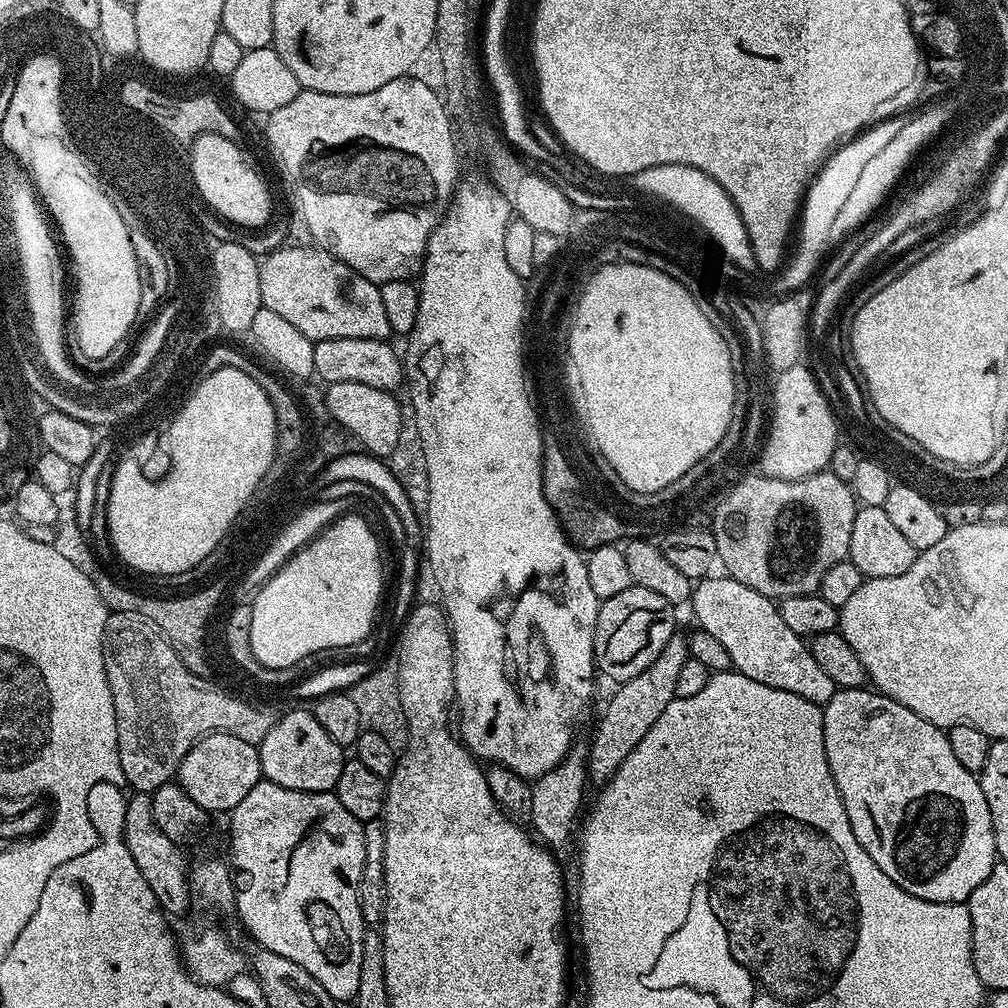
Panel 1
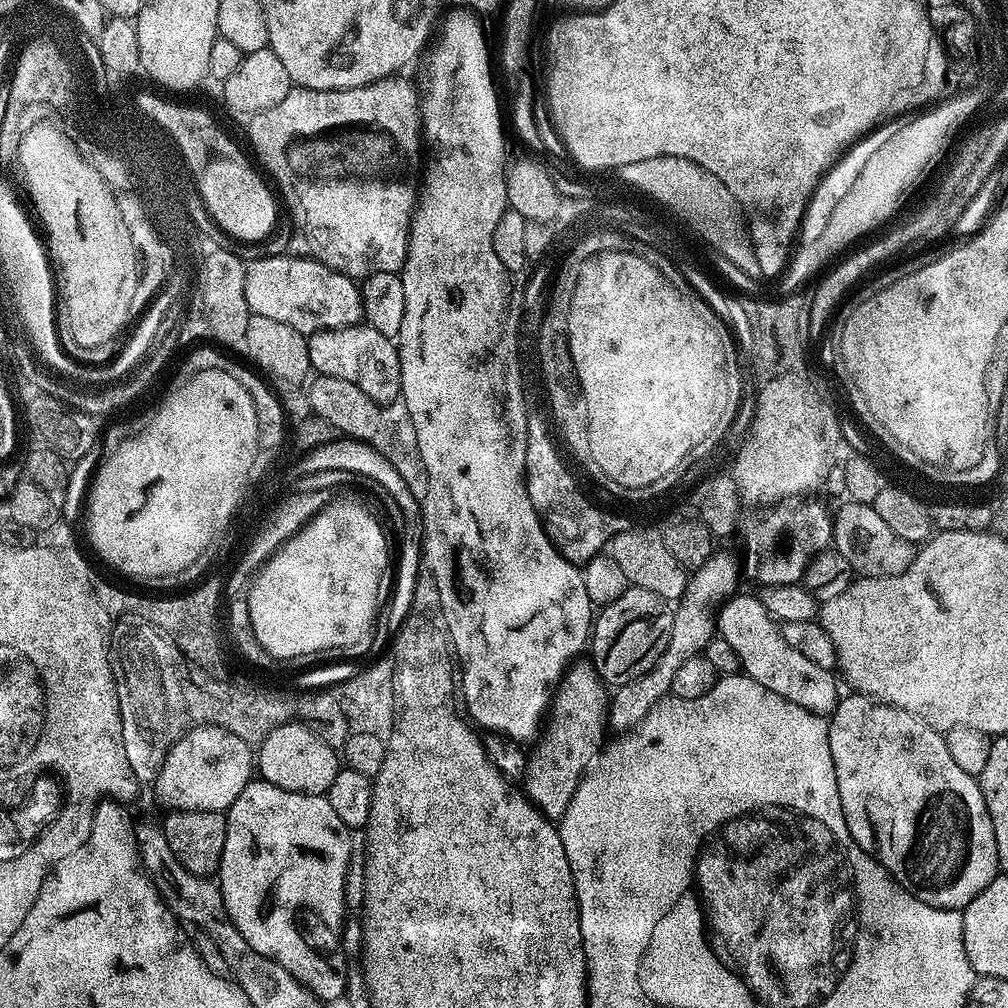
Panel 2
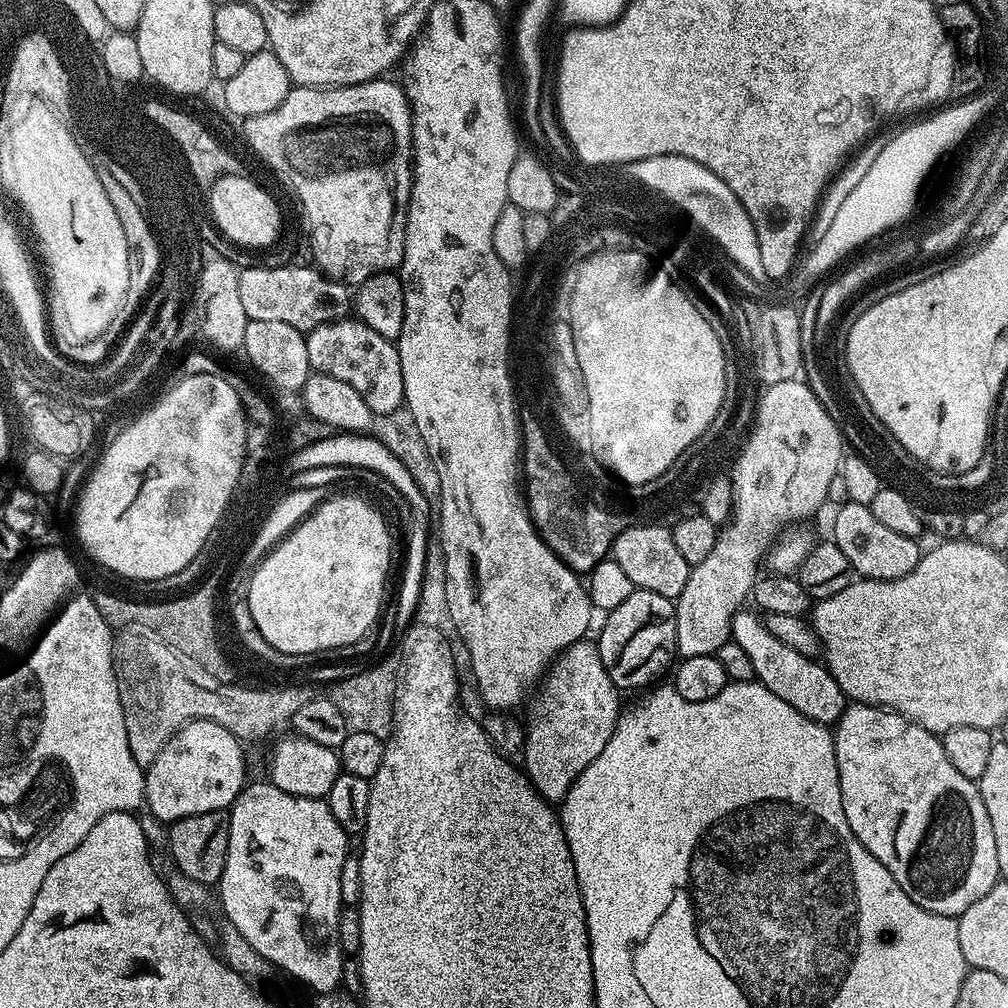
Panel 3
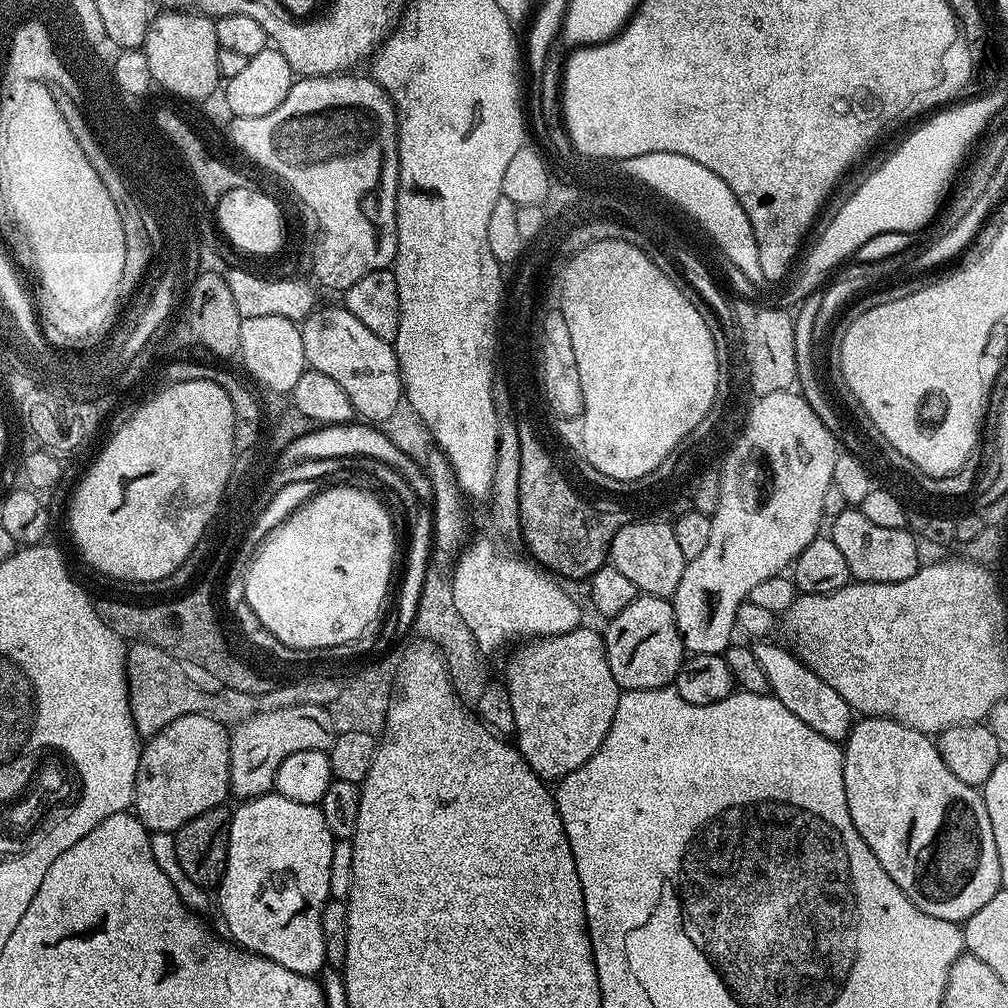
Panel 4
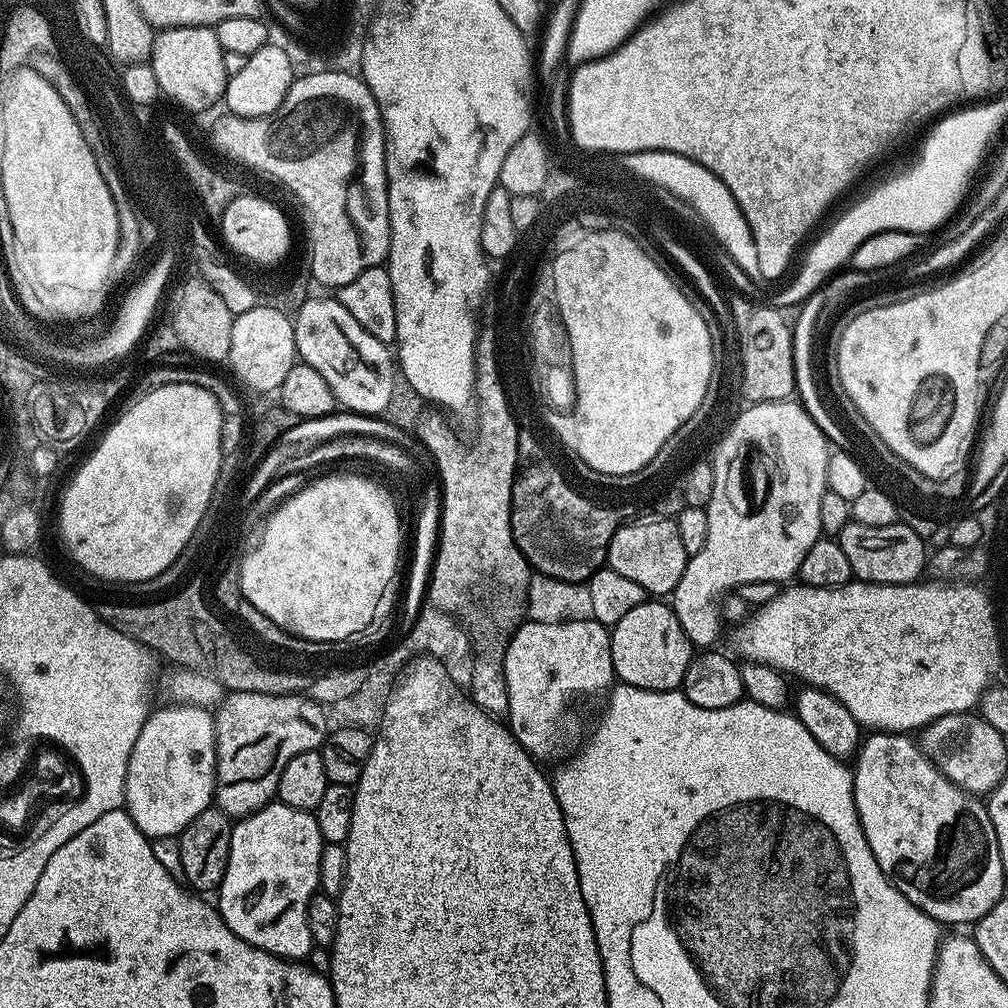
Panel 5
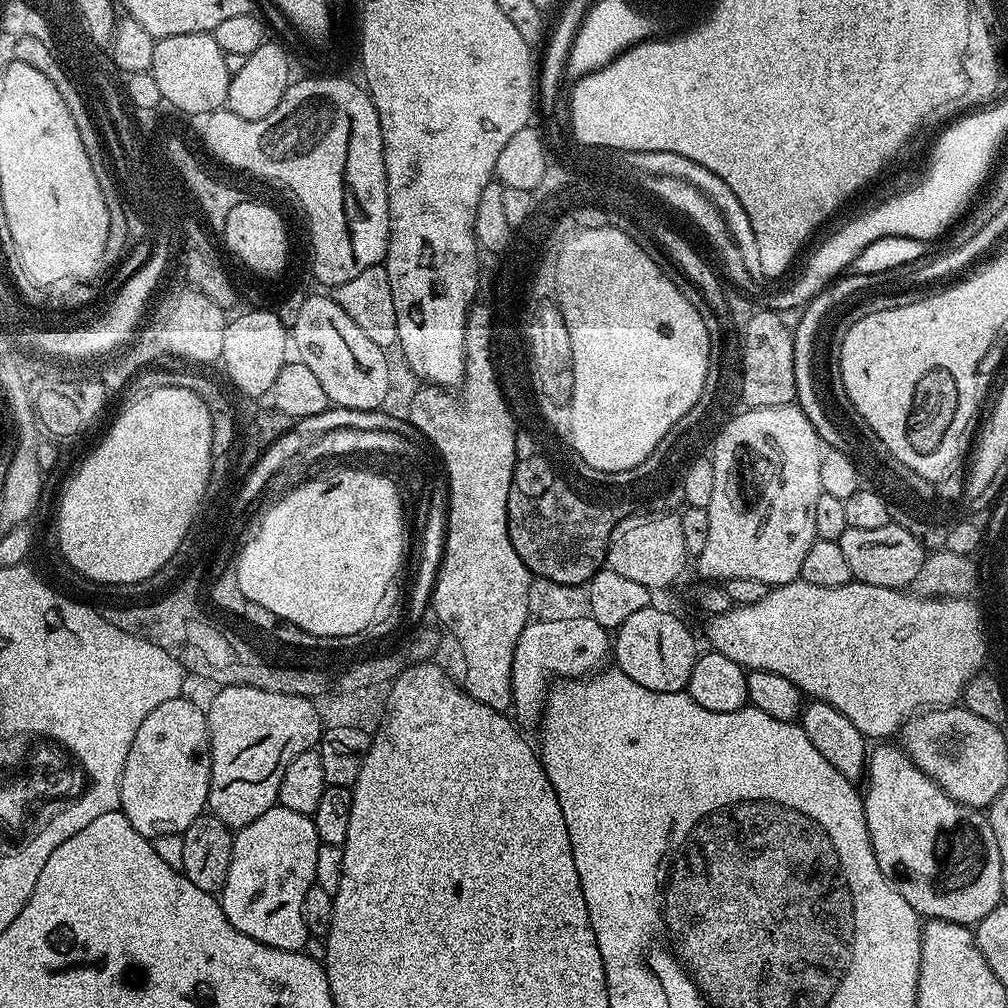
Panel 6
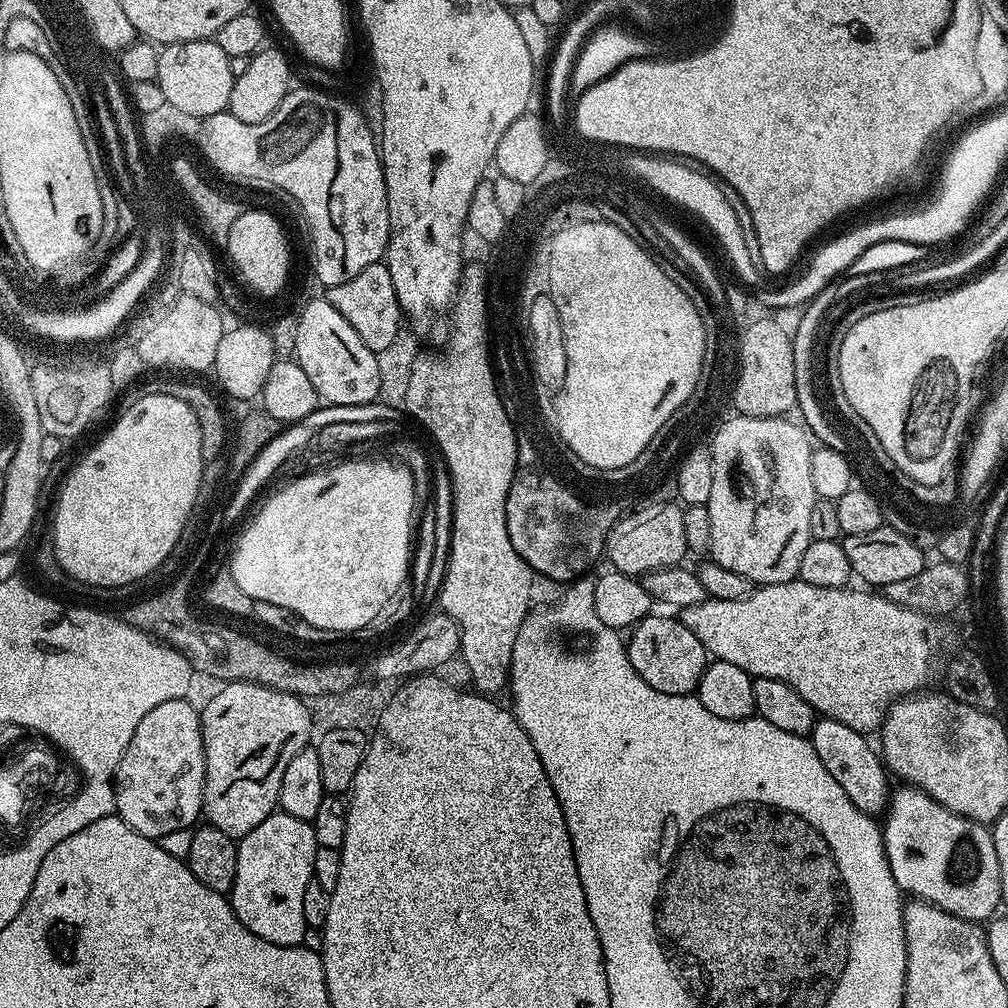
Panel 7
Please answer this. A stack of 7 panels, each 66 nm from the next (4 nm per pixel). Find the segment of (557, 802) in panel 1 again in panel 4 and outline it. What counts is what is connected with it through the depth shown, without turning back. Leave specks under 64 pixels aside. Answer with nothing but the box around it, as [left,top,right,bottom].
[506,626,621,782]

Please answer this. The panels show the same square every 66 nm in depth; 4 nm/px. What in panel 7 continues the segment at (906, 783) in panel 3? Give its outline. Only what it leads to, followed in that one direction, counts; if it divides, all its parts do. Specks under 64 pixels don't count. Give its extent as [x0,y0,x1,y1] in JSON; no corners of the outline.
[882,786,1001,922]

